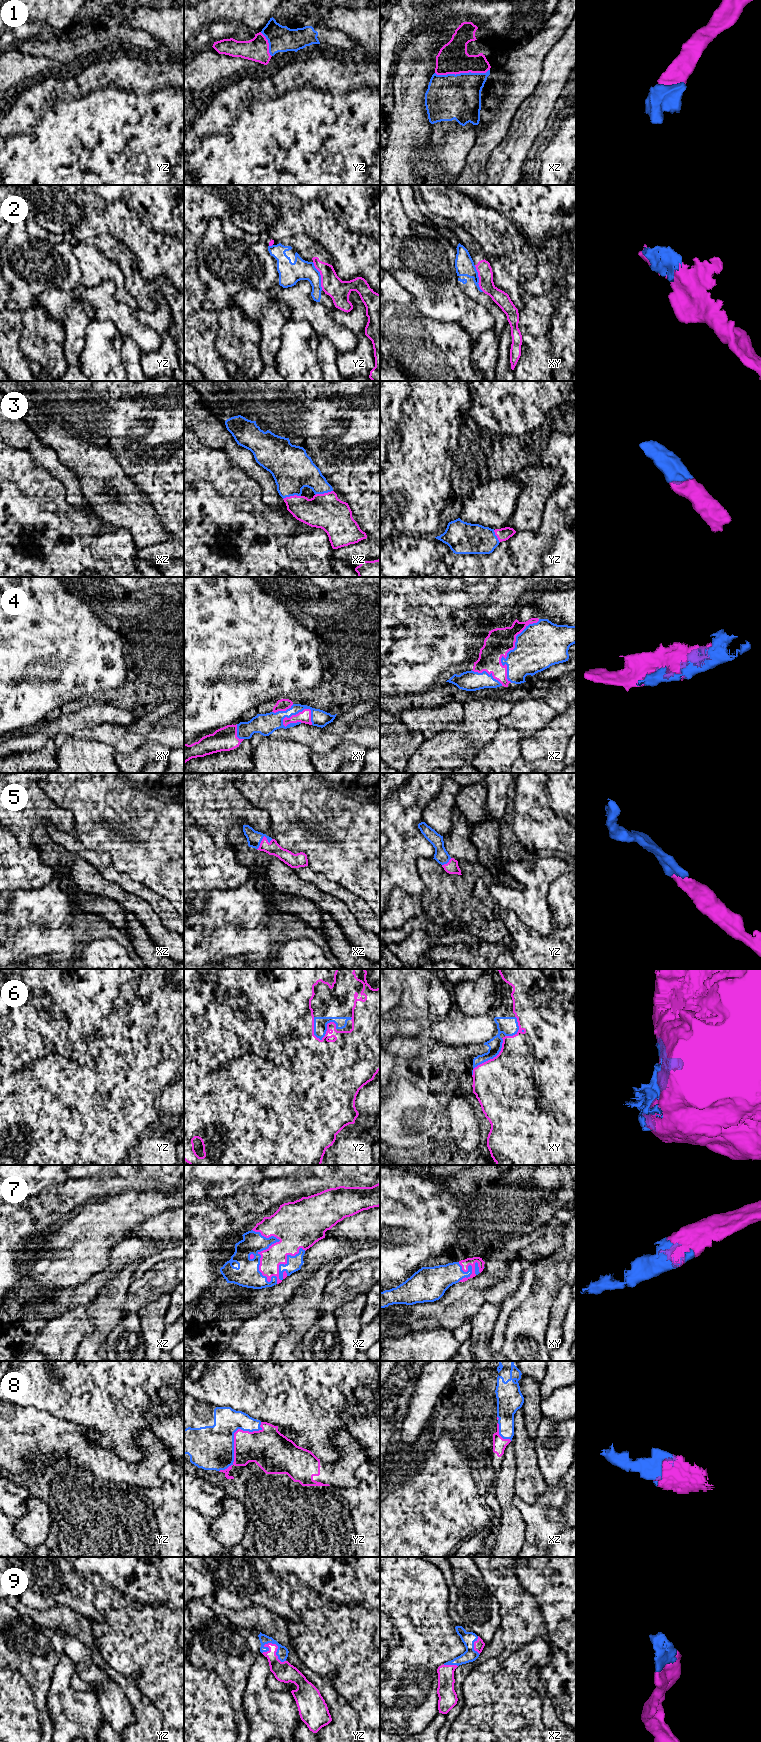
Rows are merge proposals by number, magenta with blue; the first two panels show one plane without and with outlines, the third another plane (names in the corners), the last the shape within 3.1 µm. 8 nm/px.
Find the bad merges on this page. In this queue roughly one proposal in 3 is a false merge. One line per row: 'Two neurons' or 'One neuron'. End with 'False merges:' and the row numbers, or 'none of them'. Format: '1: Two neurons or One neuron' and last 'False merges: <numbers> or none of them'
1: One neuron
2: Two neurons
3: One neuron
4: One neuron
5: One neuron
6: One neuron
7: One neuron
8: One neuron
9: One neuron
False merges: 2

